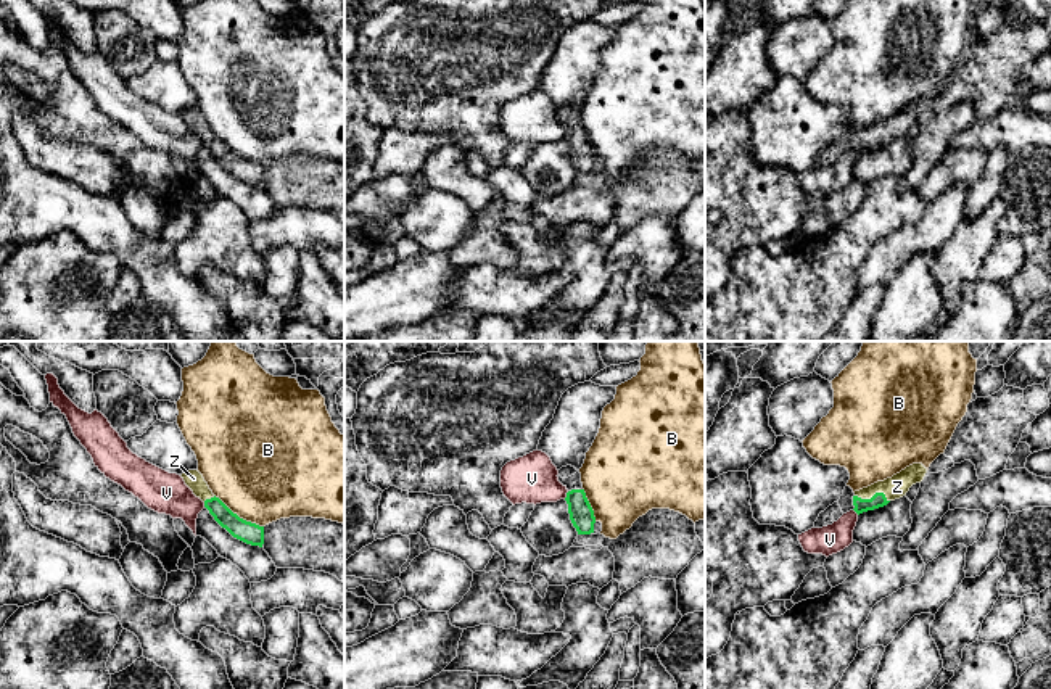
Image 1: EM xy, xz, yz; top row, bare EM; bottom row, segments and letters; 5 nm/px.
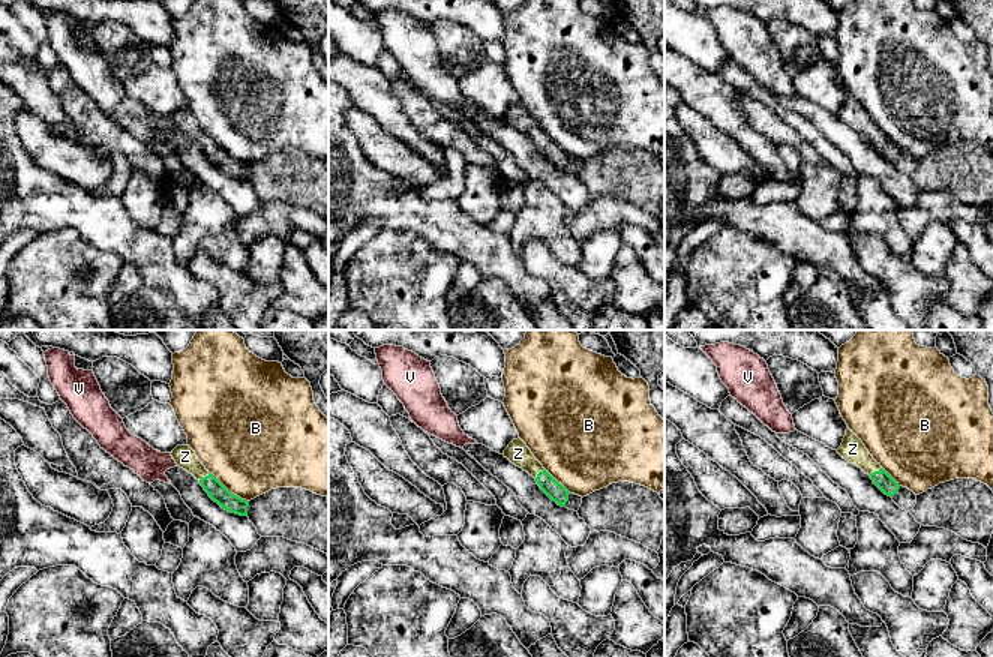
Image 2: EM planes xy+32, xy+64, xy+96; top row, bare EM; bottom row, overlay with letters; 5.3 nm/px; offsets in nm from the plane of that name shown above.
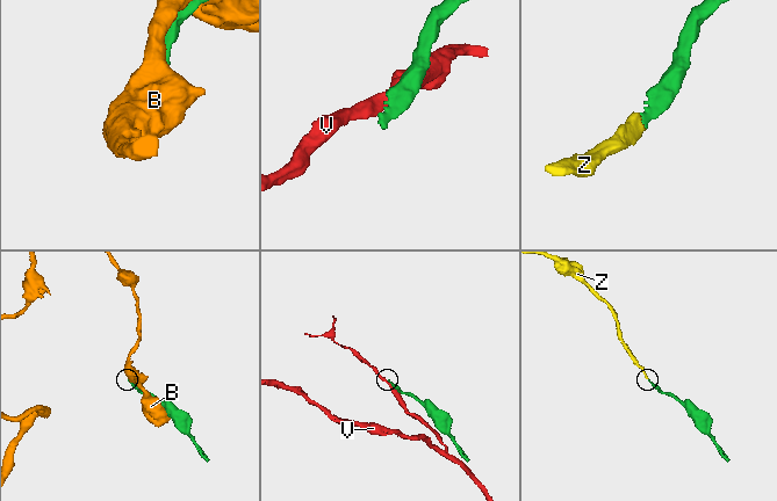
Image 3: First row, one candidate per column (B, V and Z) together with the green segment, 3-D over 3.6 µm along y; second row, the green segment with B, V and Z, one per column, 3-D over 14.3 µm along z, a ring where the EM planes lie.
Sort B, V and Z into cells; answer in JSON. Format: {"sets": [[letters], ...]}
{"sets": [["B"], ["V"], ["Z"]]}

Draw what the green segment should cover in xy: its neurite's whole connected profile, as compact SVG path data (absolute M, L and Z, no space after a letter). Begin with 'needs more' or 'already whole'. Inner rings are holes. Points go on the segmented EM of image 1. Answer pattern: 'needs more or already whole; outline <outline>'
needs more; outline M198 470L183 472L180 477L183 478L185 485L193 491L193 494L204 502L204 507L222 528L225 528L233 538L246 544L262 547L264 526L246 522L233 514L219 497L212 494Z

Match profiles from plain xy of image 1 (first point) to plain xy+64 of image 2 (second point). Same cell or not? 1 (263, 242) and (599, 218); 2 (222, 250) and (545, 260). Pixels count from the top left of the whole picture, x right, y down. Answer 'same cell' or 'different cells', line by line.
1: same cell
2: different cells

